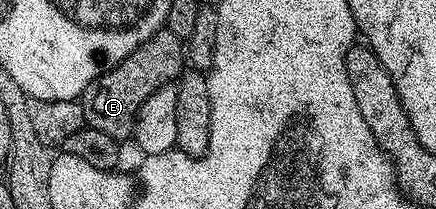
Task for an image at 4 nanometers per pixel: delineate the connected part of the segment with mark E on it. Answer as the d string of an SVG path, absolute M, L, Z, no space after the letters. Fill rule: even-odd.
M163 28L152 39L148 39L132 55L128 55L119 65L105 70L82 92L80 98L82 110L89 128L104 131L104 135L112 135L119 143L125 142L134 131L138 121L138 113L143 103L156 90L165 85L177 82L184 72L184 41L171 29Z

